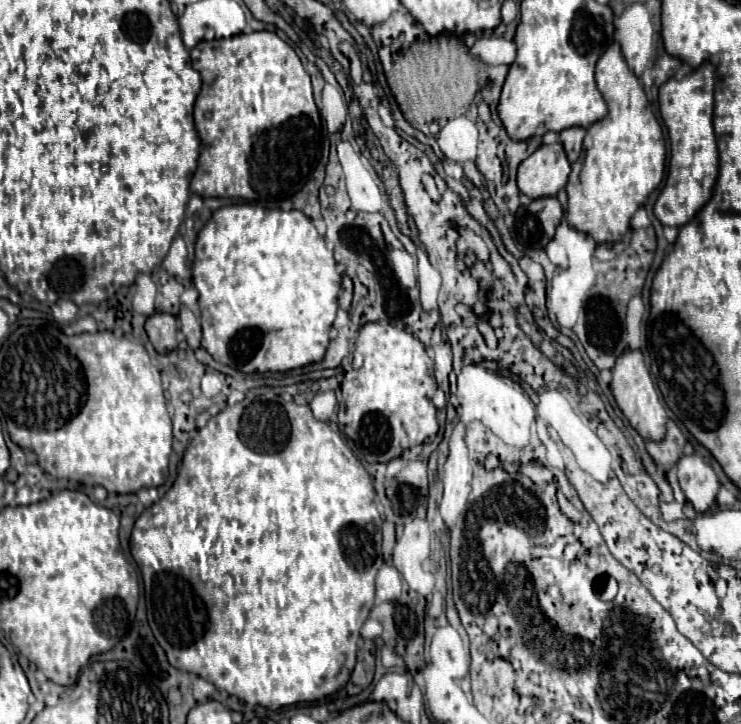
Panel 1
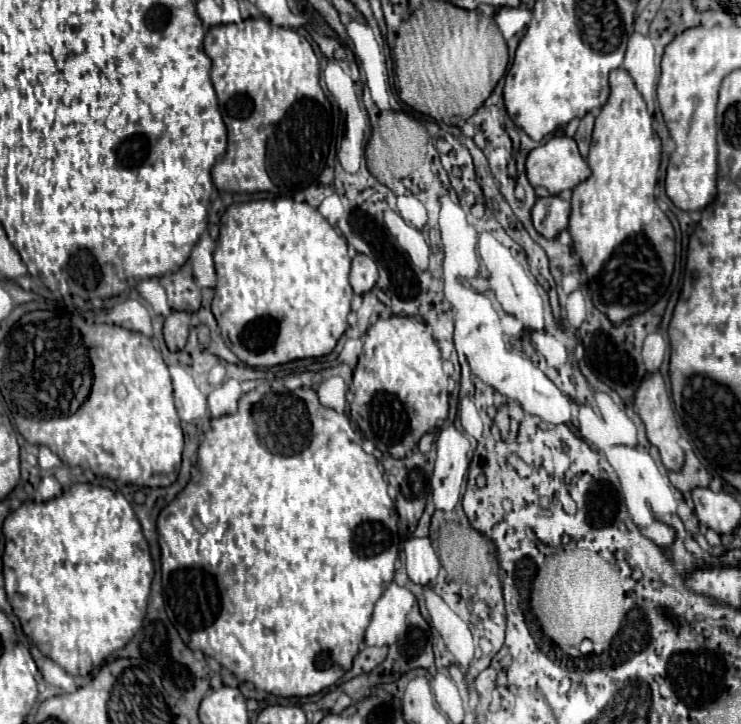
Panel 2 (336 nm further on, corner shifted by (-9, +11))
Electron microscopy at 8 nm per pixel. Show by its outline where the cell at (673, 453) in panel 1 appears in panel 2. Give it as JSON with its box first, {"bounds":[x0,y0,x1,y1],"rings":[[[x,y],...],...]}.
{"bounds":[668,453,710,493],"rings":[[[686,453],[684,467],[680,471],[670,471],[668,477],[670,477],[670,483],[682,493],[686,493],[694,487],[706,487],[710,483],[708,471],[702,467],[702,463],[698,461],[698,457],[694,453]]]}

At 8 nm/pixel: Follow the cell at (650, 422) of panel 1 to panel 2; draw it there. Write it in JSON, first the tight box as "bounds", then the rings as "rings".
{"bounds":[634,373,684,471],"rings":[[[648,373],[642,379],[642,385],[638,385],[636,395],[634,395],[634,409],[636,409],[636,413],[640,415],[640,419],[646,425],[648,441],[654,447],[658,447],[664,467],[670,469],[670,471],[678,471],[682,467],[682,463],[684,463],[684,451],[678,445],[680,433],[678,433],[674,411],[672,411],[672,401],[668,397],[668,391],[666,391],[666,385],[664,385],[664,379],[662,379],[660,373]]]}

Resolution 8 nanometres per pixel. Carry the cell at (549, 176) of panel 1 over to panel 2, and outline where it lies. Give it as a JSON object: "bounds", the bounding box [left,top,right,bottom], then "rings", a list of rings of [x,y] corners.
{"bounds":[526,135,590,195],"rings":[[[554,135],[544,145],[536,147],[528,153],[526,175],[528,175],[528,181],[532,187],[544,187],[544,189],[548,189],[550,195],[558,195],[564,189],[572,189],[578,183],[582,183],[584,179],[588,179],[590,169],[588,169],[588,163],[582,159],[582,155],[578,153],[578,145],[572,137]]]}

